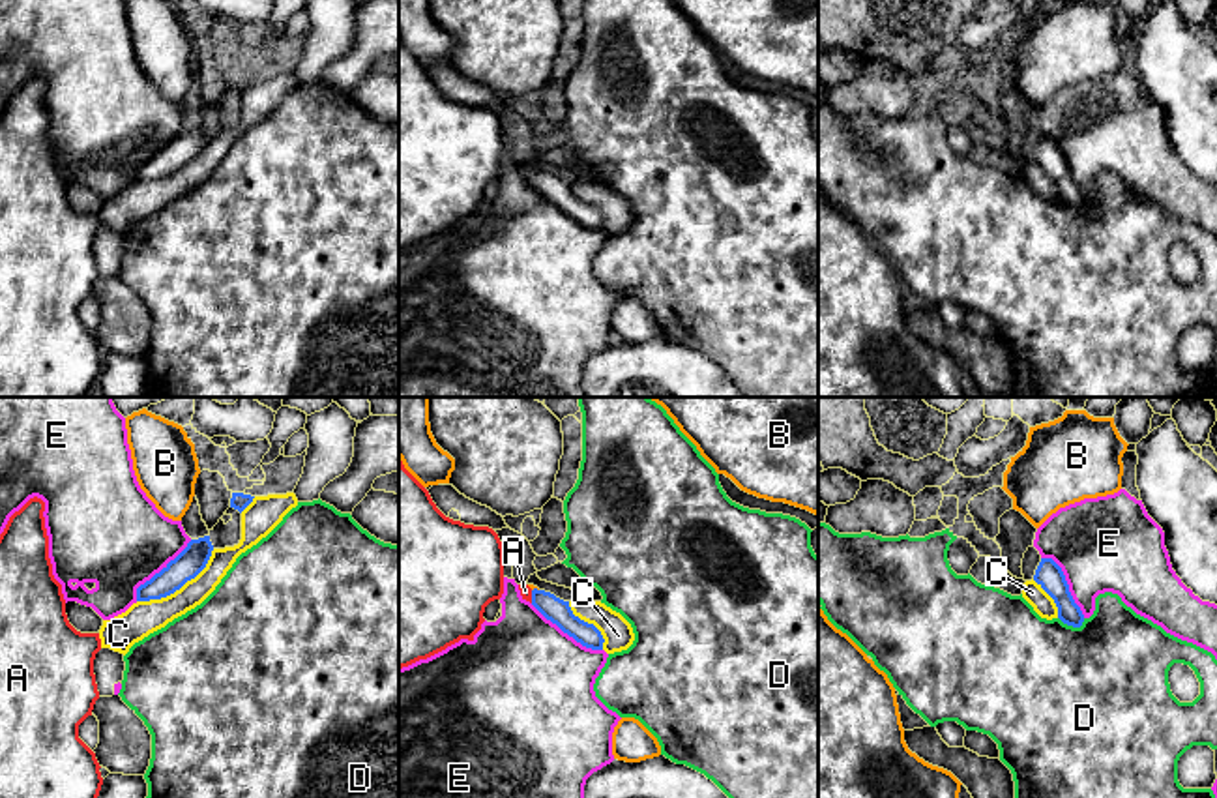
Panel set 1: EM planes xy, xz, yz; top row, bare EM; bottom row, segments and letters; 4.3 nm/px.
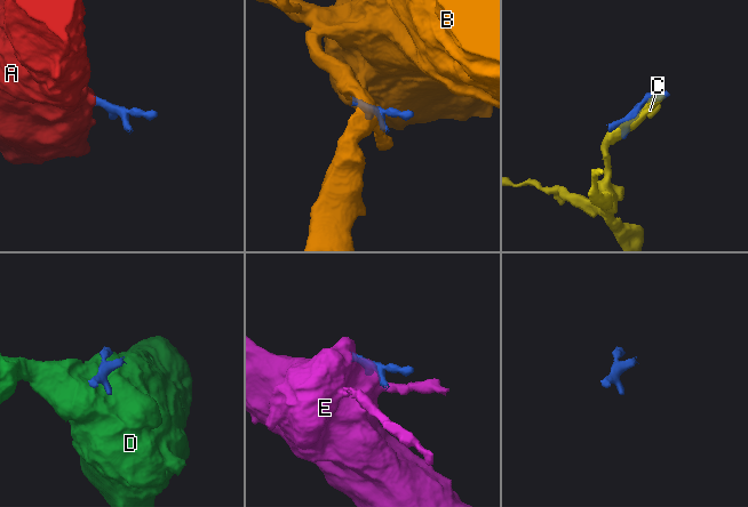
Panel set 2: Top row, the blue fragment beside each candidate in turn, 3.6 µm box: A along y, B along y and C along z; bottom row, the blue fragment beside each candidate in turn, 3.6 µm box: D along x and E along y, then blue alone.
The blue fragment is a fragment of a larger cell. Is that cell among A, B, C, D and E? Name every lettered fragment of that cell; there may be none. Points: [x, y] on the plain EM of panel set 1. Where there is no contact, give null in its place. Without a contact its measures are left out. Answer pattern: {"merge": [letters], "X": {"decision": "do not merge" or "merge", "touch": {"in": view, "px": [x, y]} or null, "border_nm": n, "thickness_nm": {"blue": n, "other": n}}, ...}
{"merge": ["A"], "A": {"decision": "merge", "touch": {"in": "xz", "px": [532, 177]}, "border_nm": 60, "thickness_nm": {"blue": 110, "other": 50}}, "B": {"decision": "do not merge", "touch": {"in": "xz", "px": [534, 169]}, "border_nm": 30, "thickness_nm": {"blue": 110, "other": 20}}, "C": {"decision": "do not merge", "touch": {"in": "xy", "px": [178, 169]}, "border_nm": 400, "thickness_nm": {"blue": 120, "other": 150}}, "D": {"decision": "do not merge", "touch": {"in": "yz", "px": [1071, 205]}, "border_nm": 120, "thickness_nm": {"blue": 120, "other": 480}}, "E": {"decision": "do not merge", "touch": {"in": "xz", "px": [566, 212]}, "border_nm": 380, "thickness_nm": {"blue": 110, "other": 480}}}

